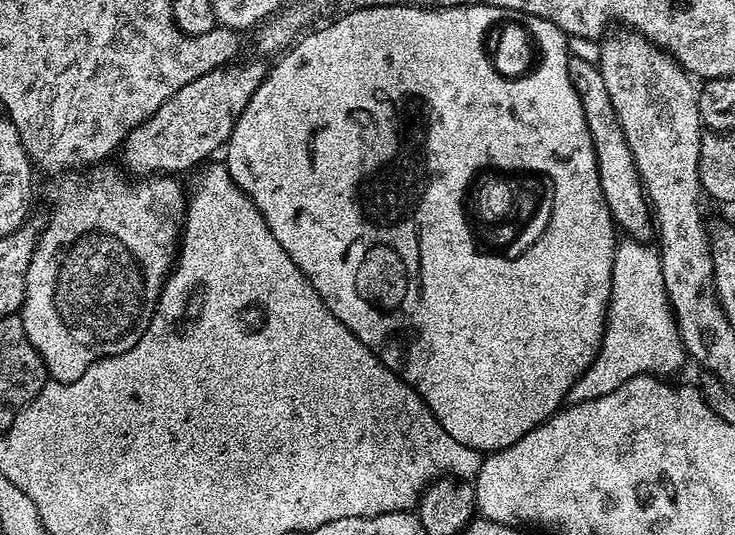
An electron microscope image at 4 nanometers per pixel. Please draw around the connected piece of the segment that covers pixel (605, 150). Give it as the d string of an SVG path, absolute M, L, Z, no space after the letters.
M572 56L568 61L568 73L570 82L582 102L582 114L586 118L586 126L590 130L598 162L598 178L602 182L602 194L613 221L621 233L635 240L651 241L654 236L652 209L648 207L648 197L644 195L640 175L634 166L634 154L630 154L626 134L622 134L618 114L614 114L614 102L610 102L610 93L606 91L606 82L602 82L599 67Z

